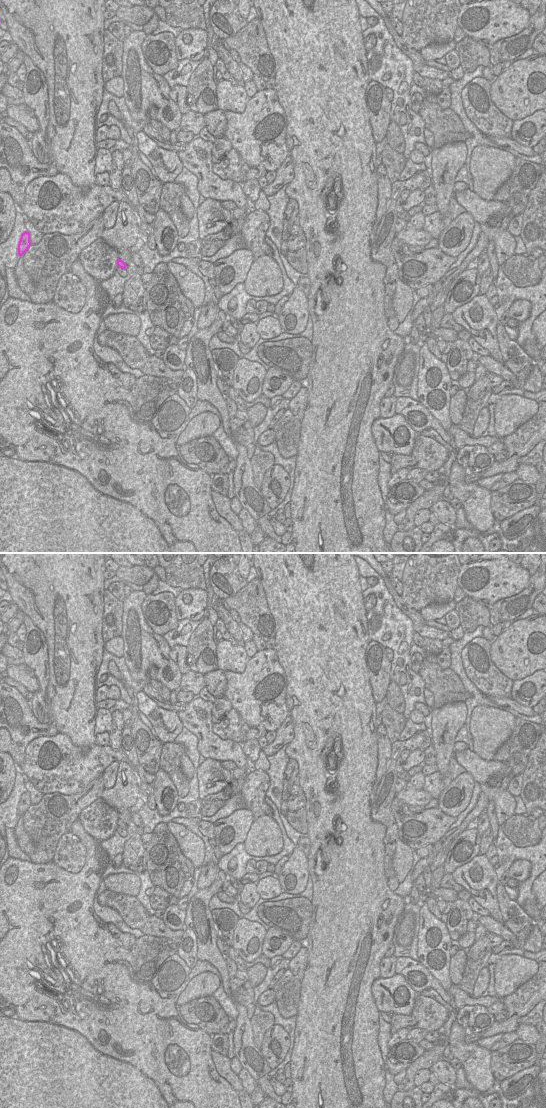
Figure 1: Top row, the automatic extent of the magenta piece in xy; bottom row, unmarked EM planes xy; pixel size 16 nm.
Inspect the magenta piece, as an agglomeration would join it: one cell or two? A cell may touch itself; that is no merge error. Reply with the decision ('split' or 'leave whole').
split

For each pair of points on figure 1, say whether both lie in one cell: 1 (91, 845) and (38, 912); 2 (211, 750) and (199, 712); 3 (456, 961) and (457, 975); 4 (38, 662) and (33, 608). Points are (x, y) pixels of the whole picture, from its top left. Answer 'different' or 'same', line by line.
1: same
2: same
3: same
4: different

